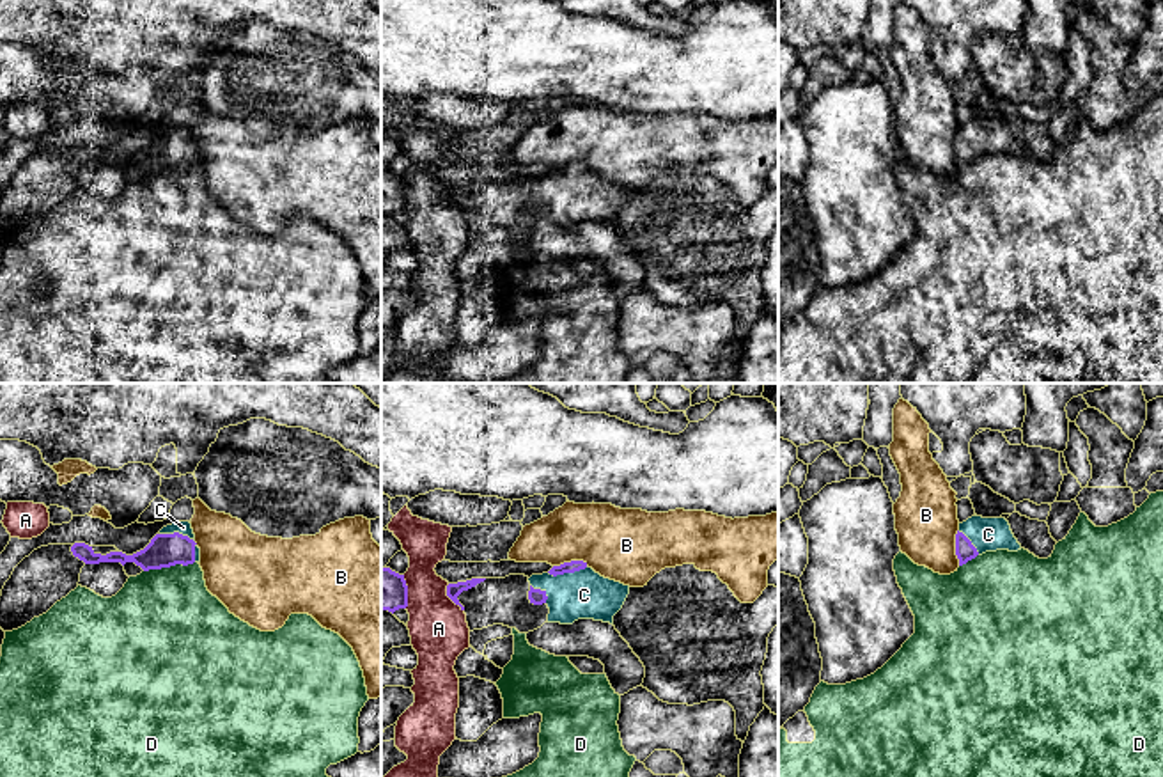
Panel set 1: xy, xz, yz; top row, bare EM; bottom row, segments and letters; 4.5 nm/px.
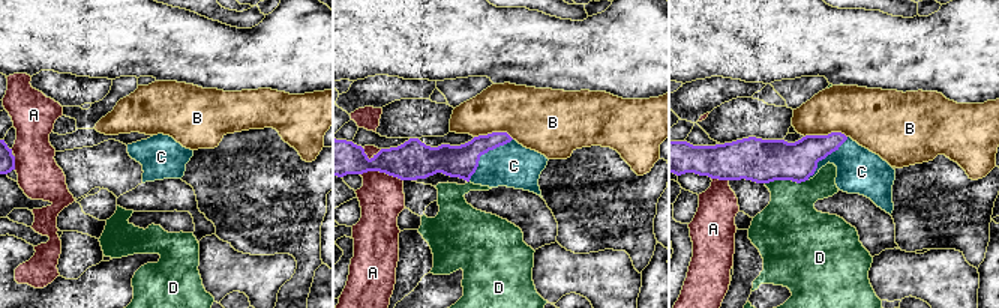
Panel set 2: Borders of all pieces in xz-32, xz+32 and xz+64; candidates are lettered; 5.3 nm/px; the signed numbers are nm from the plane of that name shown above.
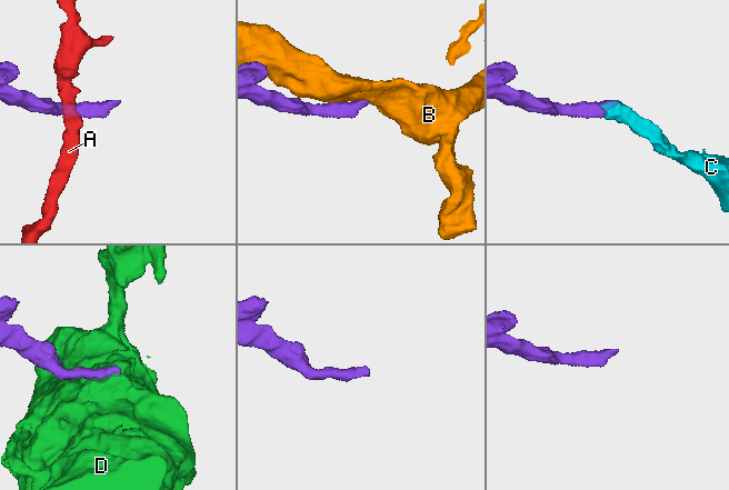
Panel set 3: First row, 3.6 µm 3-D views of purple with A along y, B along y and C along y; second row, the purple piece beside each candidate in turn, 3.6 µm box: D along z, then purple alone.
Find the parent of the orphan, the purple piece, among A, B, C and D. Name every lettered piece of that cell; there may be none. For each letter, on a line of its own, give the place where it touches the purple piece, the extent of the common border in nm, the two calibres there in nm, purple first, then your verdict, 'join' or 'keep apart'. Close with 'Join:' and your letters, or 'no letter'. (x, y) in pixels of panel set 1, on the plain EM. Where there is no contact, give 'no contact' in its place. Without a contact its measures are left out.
A: meets purple in xz at (451, 201); contact 150 nm long; 60 nm thick on the purple side, 260 nm on the other; keep apart
B: meets purple in xz at (571, 164); contact 160 nm long; 50 nm thick on the purple side, 320 nm on the other; keep apart
C: meets purple in xy at (187, 139); contact 220 nm long; 150 nm thick on the purple side, 60 nm on the other; join
D: meets purple in xy at (169, 169); contact 240 nm long; 150 nm thick on the purple side, 480 nm on the other; keep apart
Join: C

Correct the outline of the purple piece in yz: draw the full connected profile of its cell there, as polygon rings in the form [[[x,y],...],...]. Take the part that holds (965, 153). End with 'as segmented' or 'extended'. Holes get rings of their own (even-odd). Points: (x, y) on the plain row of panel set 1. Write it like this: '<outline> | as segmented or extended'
[[[972,119],[959,126],[956,137],[956,158],[959,169],[986,154],[1009,153],[1018,154],[1021,147],[1014,140],[1005,121]]] | extended

